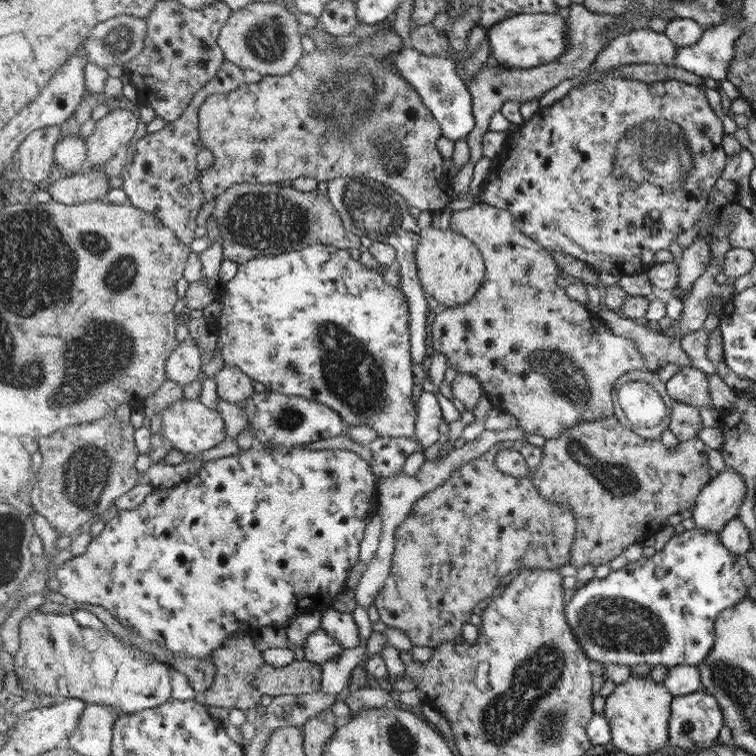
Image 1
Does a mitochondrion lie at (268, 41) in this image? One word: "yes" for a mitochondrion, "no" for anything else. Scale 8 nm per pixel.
yes

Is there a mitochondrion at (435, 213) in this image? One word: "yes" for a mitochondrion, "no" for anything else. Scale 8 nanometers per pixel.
no

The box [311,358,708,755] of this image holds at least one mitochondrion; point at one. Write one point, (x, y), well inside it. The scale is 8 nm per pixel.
(525, 706)

